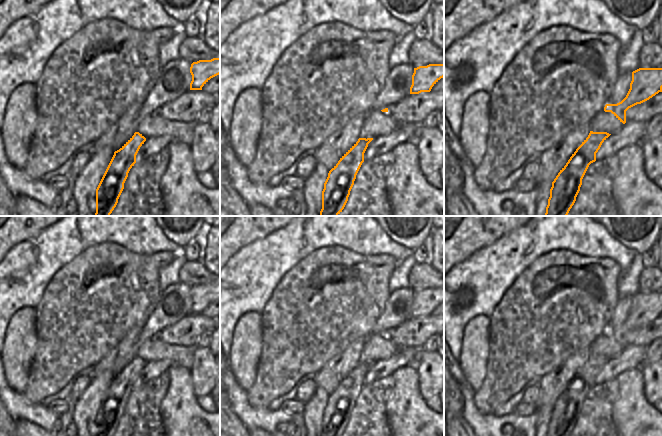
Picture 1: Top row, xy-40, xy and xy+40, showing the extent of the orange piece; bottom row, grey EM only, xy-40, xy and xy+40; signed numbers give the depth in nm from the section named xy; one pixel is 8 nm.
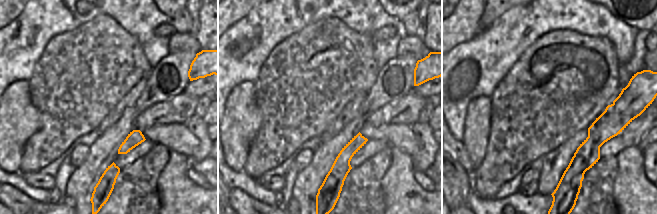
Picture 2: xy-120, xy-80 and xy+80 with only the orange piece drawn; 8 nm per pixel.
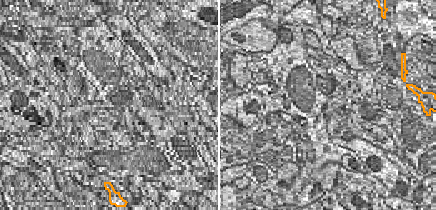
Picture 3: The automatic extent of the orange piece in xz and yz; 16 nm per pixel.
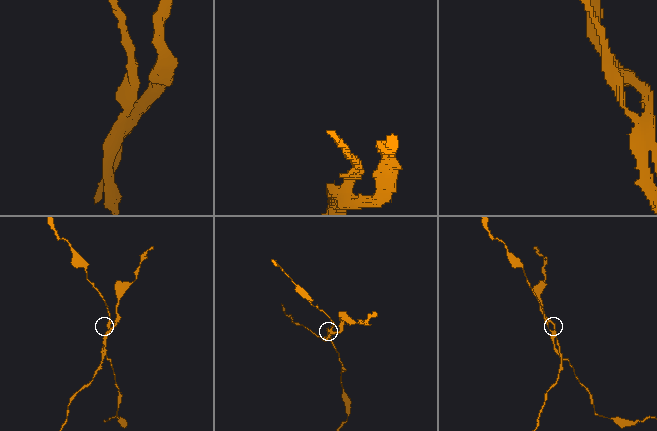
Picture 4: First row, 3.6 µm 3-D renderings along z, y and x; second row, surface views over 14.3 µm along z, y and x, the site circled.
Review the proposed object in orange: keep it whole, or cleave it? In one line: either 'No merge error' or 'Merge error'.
Merge error.

